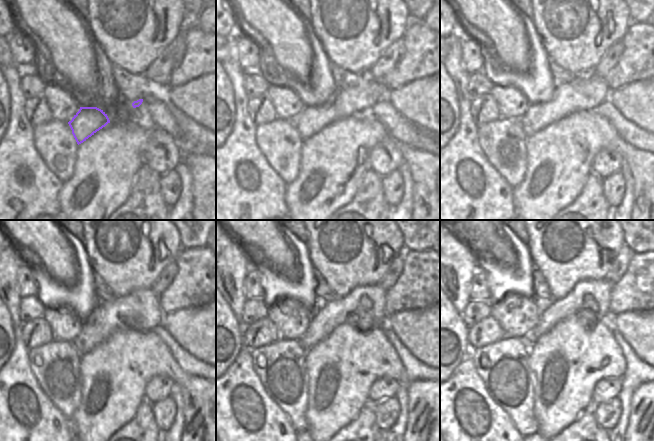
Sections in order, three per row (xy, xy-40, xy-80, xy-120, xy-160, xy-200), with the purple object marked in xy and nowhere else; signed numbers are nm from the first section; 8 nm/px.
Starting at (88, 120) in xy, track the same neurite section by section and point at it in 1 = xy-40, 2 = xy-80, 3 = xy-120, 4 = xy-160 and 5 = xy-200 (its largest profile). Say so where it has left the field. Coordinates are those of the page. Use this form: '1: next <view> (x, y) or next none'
1: next xy-40 (344, 103)
2: next xy-80 (585, 92)
3: next xy-120 (108, 316)
4: next xy-160 (328, 316)
5: next xy-200 (552, 313)

